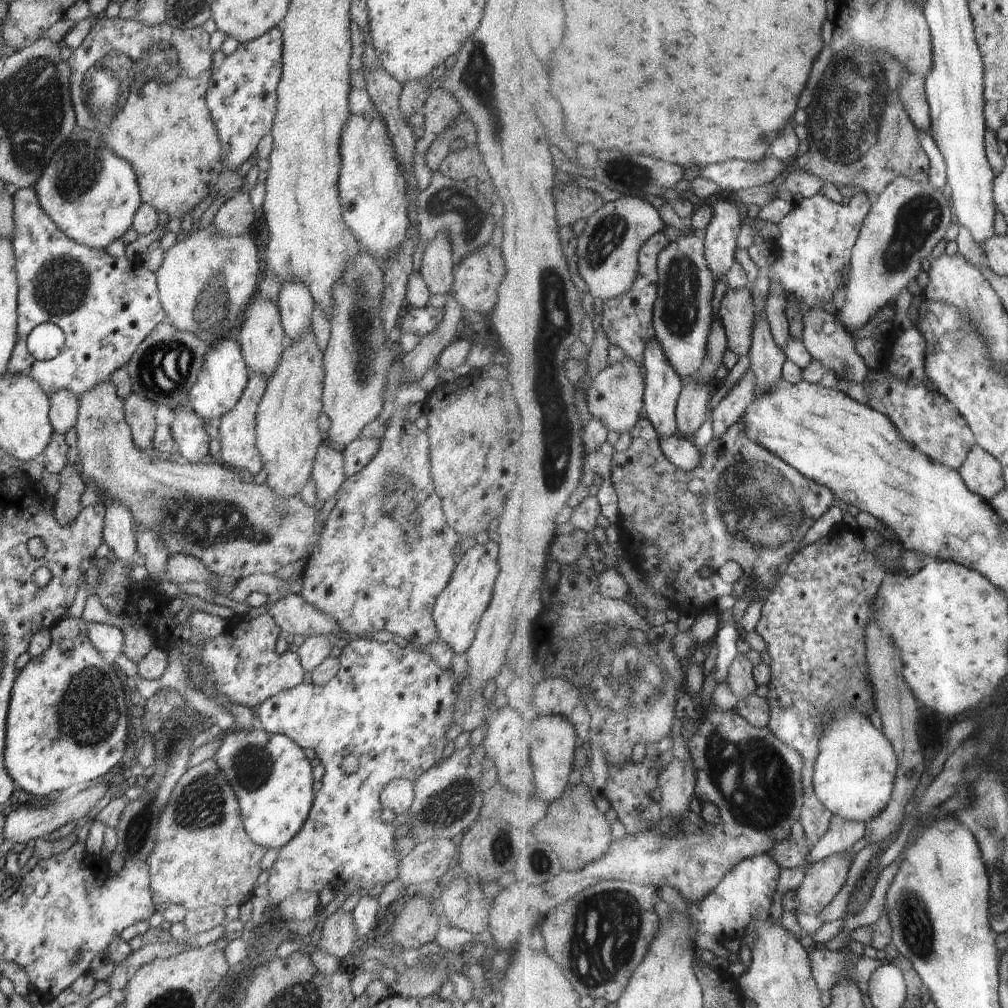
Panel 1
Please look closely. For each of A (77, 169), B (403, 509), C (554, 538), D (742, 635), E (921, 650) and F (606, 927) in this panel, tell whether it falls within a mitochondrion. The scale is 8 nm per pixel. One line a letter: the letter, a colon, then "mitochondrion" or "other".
A: mitochondrion
B: mitochondrion
C: other
D: other
E: other
F: mitochondrion

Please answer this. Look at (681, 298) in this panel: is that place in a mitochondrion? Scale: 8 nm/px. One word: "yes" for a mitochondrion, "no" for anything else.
yes

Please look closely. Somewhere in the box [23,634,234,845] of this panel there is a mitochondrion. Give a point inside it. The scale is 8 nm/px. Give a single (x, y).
(86, 712)

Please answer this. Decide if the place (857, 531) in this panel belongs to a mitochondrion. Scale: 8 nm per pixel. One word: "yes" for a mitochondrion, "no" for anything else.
no

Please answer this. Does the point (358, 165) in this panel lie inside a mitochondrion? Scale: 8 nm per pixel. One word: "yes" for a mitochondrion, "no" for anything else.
yes

